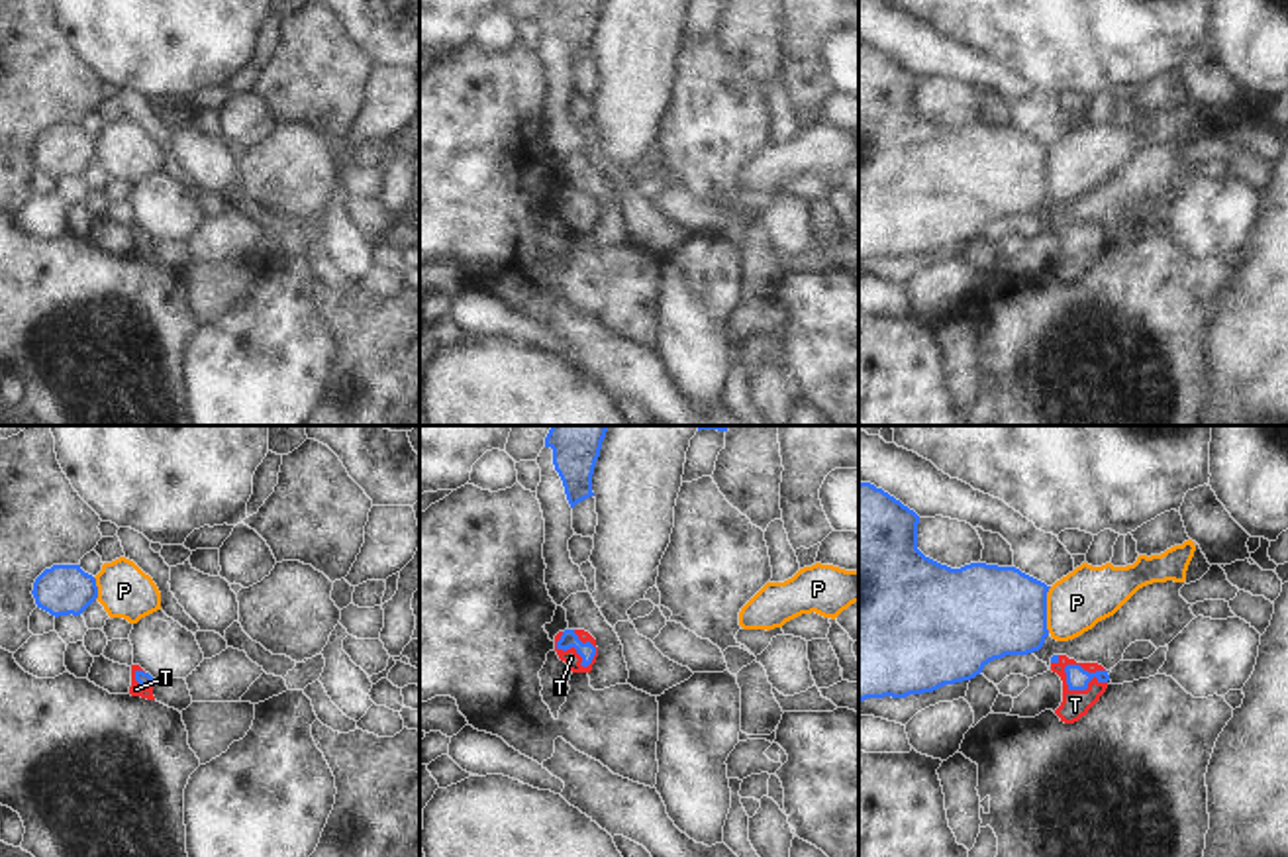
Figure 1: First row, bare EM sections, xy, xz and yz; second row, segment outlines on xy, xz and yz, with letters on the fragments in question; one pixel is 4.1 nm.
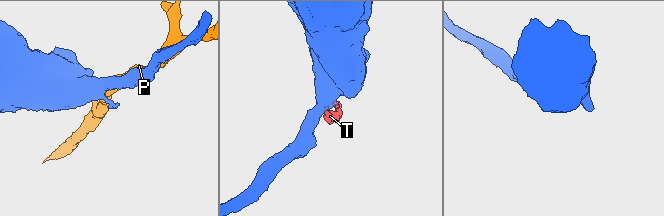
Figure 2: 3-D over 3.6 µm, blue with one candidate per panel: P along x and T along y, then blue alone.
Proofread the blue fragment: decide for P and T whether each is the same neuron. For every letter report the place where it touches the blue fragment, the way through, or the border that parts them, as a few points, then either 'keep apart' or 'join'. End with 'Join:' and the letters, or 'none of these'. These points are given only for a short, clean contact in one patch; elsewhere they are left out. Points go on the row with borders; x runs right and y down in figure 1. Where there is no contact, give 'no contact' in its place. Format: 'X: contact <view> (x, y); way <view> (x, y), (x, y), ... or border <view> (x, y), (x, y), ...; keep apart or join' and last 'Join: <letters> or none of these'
P: contact yz (1045, 610); keep apart
T: contact yz (1083, 669); way yz (1077, 679), (1083, 669), (1094, 675), (1075, 705); join
Join: T

